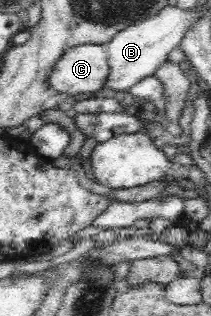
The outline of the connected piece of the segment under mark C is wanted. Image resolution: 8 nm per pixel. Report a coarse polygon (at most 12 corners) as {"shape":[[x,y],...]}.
{"shape":[[103,44],[64,51],[47,85],[72,96],[104,88],[110,64]]}

